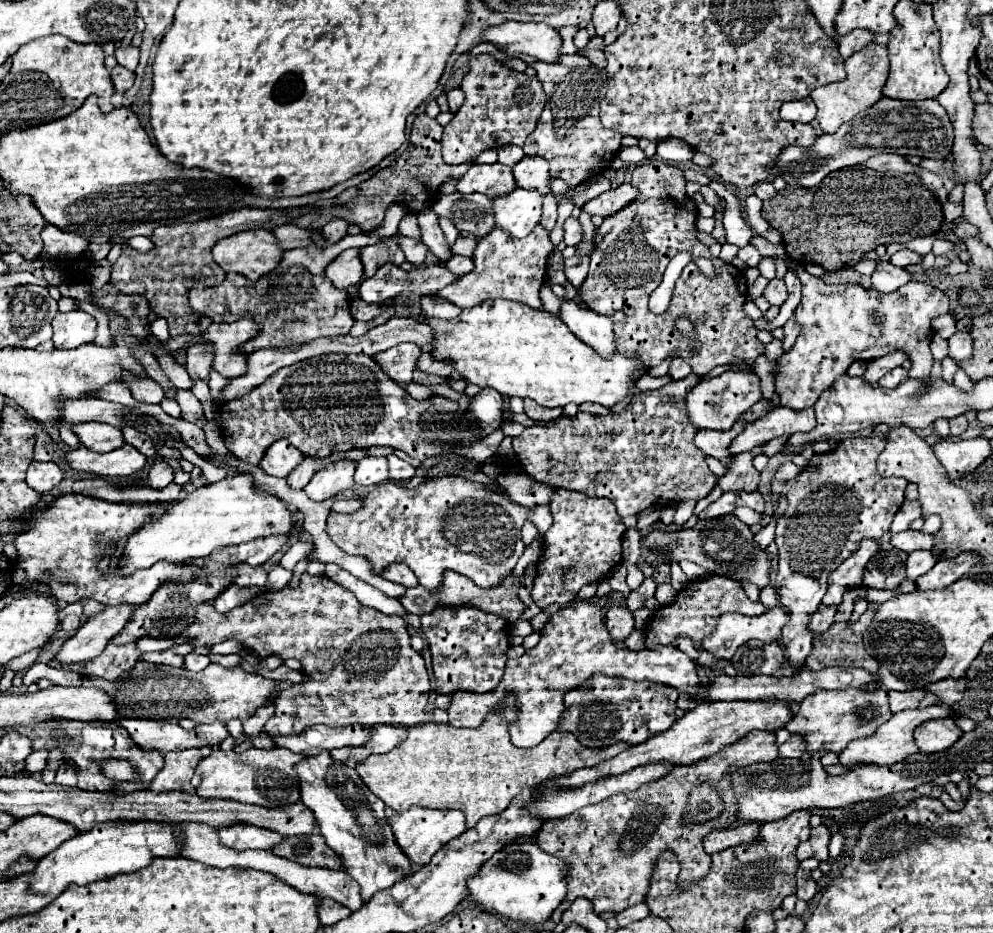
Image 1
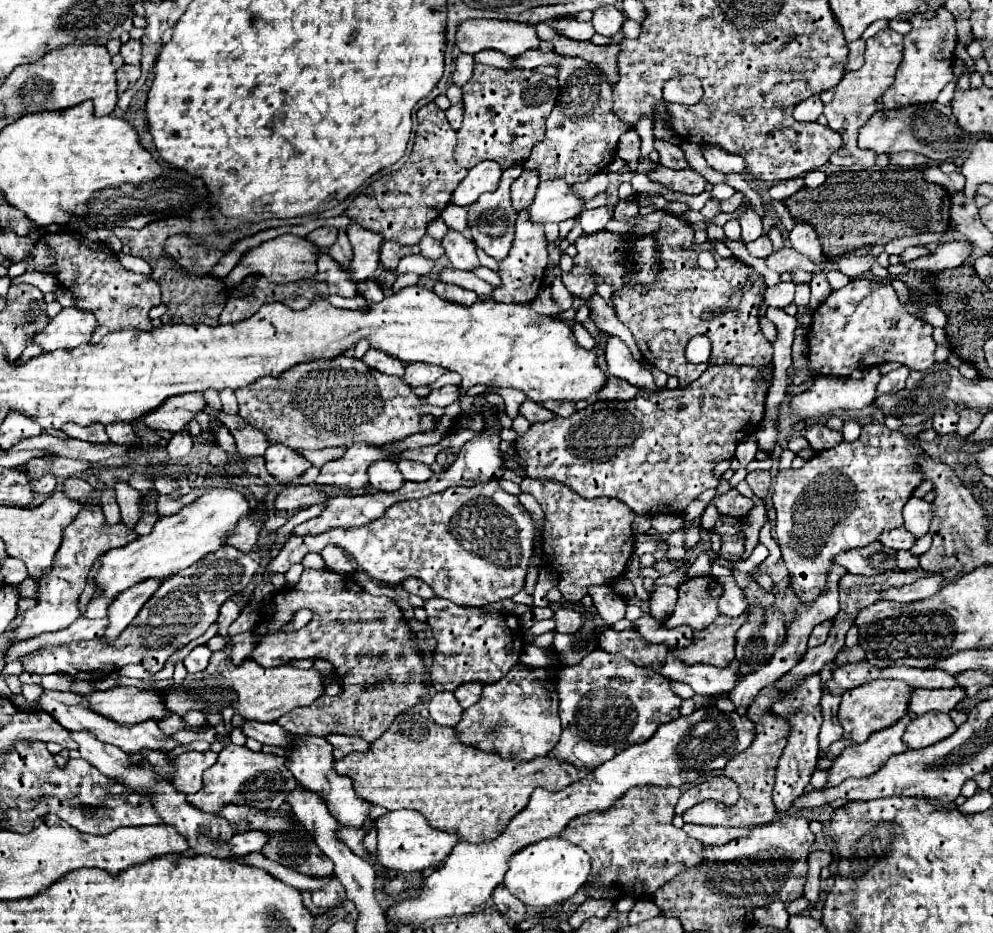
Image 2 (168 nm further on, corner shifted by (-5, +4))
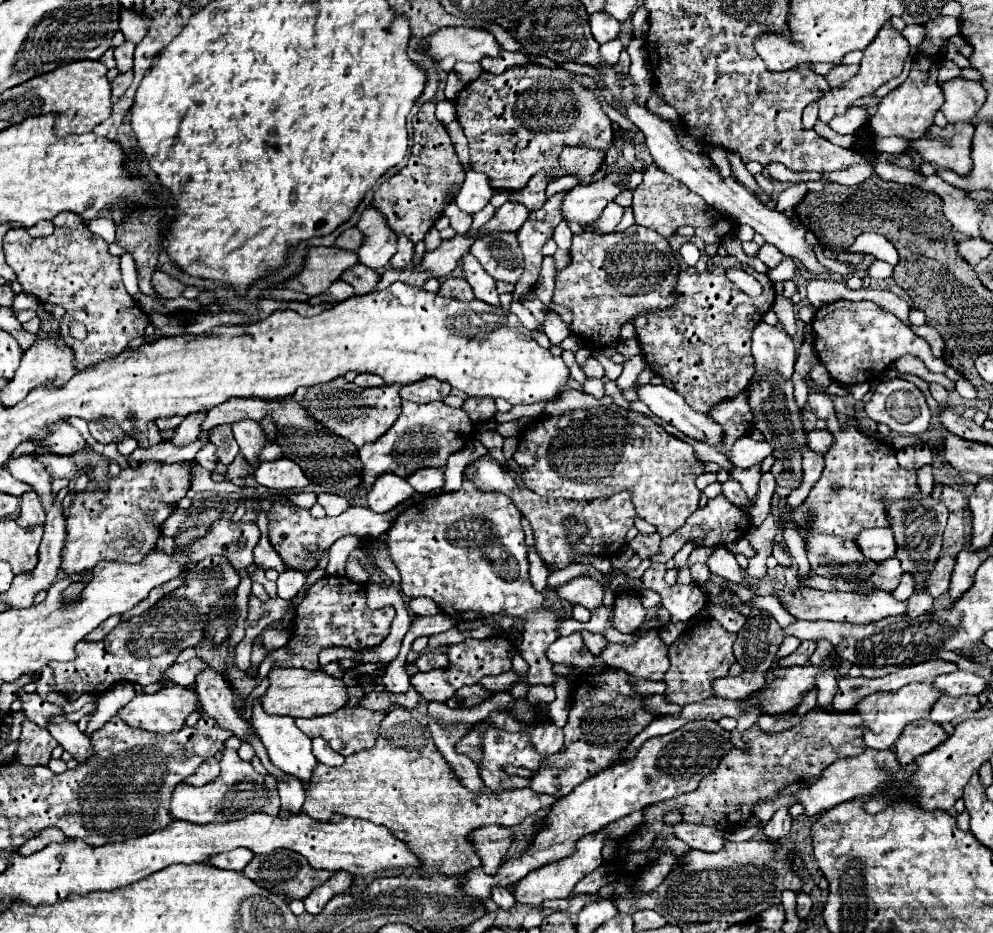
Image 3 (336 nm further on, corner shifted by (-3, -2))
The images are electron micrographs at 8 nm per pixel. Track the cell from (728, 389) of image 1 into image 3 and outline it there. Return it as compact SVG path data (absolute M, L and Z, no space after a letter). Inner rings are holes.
M839 300L827 304L815 312L811 326L815 332L815 350L819 360L827 366L831 378L845 386L879 378L883 370L905 354L921 358L931 372L947 372L949 368L943 358L933 356L923 338L917 338L909 326L905 326L895 314L879 308L875 302Z

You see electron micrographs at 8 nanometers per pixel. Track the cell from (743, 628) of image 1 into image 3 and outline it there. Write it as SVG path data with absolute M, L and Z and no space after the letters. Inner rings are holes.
M707 618L701 620L693 626L689 626L671 646L669 646L669 670L663 676L663 682L667 684L665 690L665 700L671 704L691 704L691 702L701 702L705 698L715 696L713 692L713 682L717 678L723 678L729 674L731 664L735 664L737 660L733 656L729 656L729 650L733 650L733 642L735 642L735 634L725 632L721 628L721 624L717 624L717 620Z

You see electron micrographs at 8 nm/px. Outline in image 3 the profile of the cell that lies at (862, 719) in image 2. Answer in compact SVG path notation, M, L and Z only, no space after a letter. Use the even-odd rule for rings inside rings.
M913 682L897 692L877 692L877 696L861 700L861 704L857 704L857 712L865 722L865 744L875 750L889 750L907 724L929 716L929 710L941 696L943 692L931 682Z

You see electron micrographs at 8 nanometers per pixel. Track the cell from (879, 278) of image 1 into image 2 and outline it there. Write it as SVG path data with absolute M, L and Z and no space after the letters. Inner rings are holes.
M945 242L939 244L935 252L931 252L929 256L921 256L915 258L907 264L895 264L889 266L889 274L891 276L901 276L901 274L909 274L909 272L941 272L945 268L957 268L961 266L971 254L971 244L967 242Z

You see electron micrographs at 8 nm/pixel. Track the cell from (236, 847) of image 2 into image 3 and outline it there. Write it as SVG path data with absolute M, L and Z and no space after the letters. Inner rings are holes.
M237 848L237 850L233 850L233 852L225 852L225 854L221 854L221 856L213 856L211 860L209 860L209 864L211 866L215 866L215 868L223 868L223 870L243 870L247 864L249 864L249 860L253 858L253 852L245 852L245 848Z

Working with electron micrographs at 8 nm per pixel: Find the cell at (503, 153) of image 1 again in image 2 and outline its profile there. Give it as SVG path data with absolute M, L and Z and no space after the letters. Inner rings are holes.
M519 164L507 168L507 170L503 171L499 188L497 188L495 192L481 194L477 202L465 206L465 208L467 208L467 214L469 214L469 228L471 228L471 232L473 232L473 242L475 242L475 246L479 246L481 250L485 250L485 252L487 252L489 256L493 256L495 260L507 256L507 252L509 252L509 248L511 248L511 242L513 242L517 212L515 212L515 208L511 206L509 188L511 188L513 180L515 180L523 170L524 168L521 168Z

